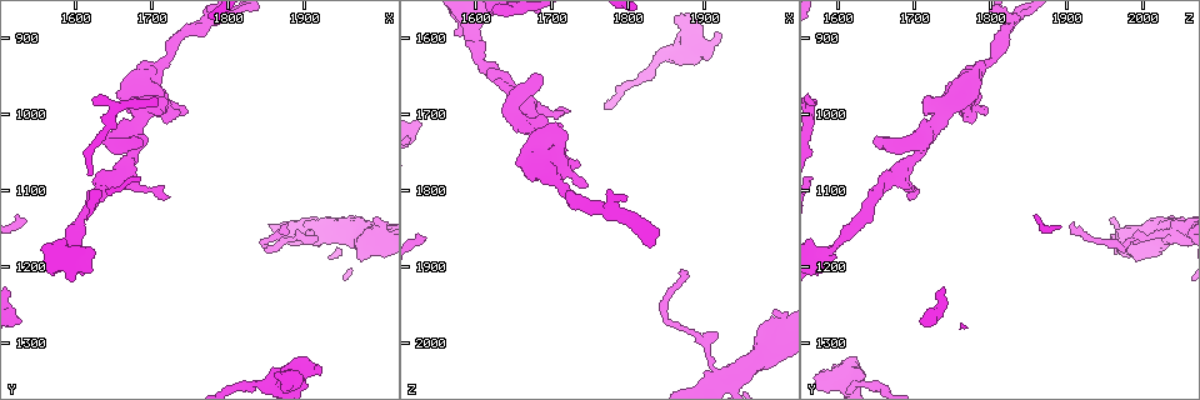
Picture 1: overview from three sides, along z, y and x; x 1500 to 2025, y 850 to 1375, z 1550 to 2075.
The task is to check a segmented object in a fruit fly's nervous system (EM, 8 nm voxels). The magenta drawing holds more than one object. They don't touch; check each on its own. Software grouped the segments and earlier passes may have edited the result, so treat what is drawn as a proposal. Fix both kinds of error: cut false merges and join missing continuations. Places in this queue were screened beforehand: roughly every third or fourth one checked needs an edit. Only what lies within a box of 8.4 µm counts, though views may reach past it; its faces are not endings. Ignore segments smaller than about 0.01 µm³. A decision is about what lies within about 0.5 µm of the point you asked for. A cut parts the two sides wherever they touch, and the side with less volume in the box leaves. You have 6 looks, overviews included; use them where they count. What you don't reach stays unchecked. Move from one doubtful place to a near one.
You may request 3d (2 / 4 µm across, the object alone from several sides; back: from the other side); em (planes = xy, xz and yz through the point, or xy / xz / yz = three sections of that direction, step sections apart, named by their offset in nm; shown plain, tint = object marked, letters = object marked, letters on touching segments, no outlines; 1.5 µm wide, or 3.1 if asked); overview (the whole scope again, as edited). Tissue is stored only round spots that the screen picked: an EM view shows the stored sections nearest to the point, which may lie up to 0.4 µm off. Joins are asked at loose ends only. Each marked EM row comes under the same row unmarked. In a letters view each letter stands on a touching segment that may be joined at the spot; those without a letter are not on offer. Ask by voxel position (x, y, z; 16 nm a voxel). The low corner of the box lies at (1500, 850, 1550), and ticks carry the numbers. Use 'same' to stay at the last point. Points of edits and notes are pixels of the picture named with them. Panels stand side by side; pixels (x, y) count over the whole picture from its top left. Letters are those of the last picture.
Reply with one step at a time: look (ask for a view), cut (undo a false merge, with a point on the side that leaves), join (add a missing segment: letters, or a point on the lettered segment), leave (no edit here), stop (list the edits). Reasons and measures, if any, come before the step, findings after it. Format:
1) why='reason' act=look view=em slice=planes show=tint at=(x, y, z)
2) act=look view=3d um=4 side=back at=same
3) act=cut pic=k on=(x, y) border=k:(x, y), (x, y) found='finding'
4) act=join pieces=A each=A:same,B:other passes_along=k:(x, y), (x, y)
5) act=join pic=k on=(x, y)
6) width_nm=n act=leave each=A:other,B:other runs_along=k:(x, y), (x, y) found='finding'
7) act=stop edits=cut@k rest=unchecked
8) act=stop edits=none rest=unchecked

why='free end' act=look view=em slice=planes show=letters at=(1920, 1345, 1595)

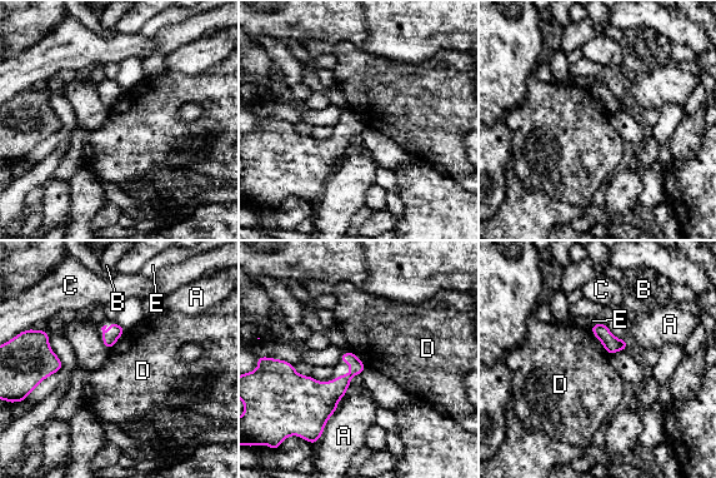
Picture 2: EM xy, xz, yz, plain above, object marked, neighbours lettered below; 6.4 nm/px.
act=leave each=A:other,B:other,C:other,D:other,E:other found='no lettered segment goes on from it'

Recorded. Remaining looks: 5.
why='branch stops here' act=look view=em slice=planes show=letters at=(1725, 1110, 1700)

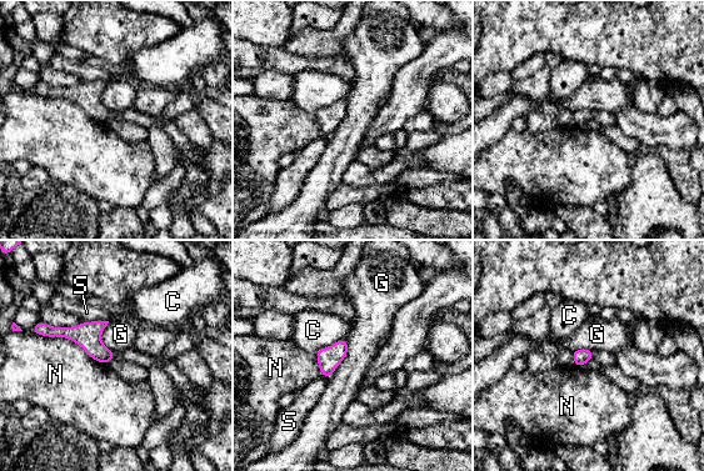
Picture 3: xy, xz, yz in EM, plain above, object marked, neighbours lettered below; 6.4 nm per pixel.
longest_contact=N:400nm act=leave each=C:other,G:other,N:other,S:other border=3:(346, 339), (346, 356), (326, 379) found='no lettered segment goes on from it'

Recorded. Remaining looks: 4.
why='calibre changes' act=look view=3d um=4 at=(1680, 985, 1745)

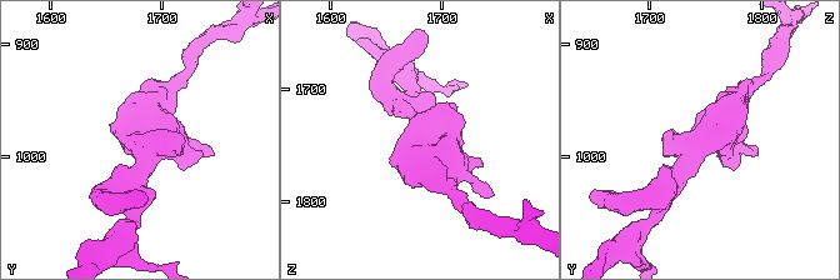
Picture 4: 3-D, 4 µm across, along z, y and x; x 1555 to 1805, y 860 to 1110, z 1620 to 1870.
why='shape alone is not enough' act=look view=em slice=xy step=8 show=letters at=(1678, 986, 1748)

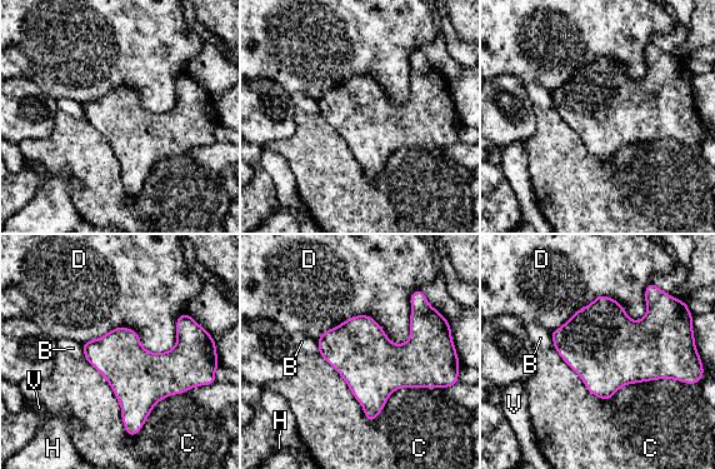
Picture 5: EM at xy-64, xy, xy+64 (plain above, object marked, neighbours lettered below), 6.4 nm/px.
act=leave each=B:other,C:other,D:other,H:other,V:other border=5:(318, 353), (440, 388) found='all the same neuron'

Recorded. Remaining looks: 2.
act=stop edits=none rest=unchecked

